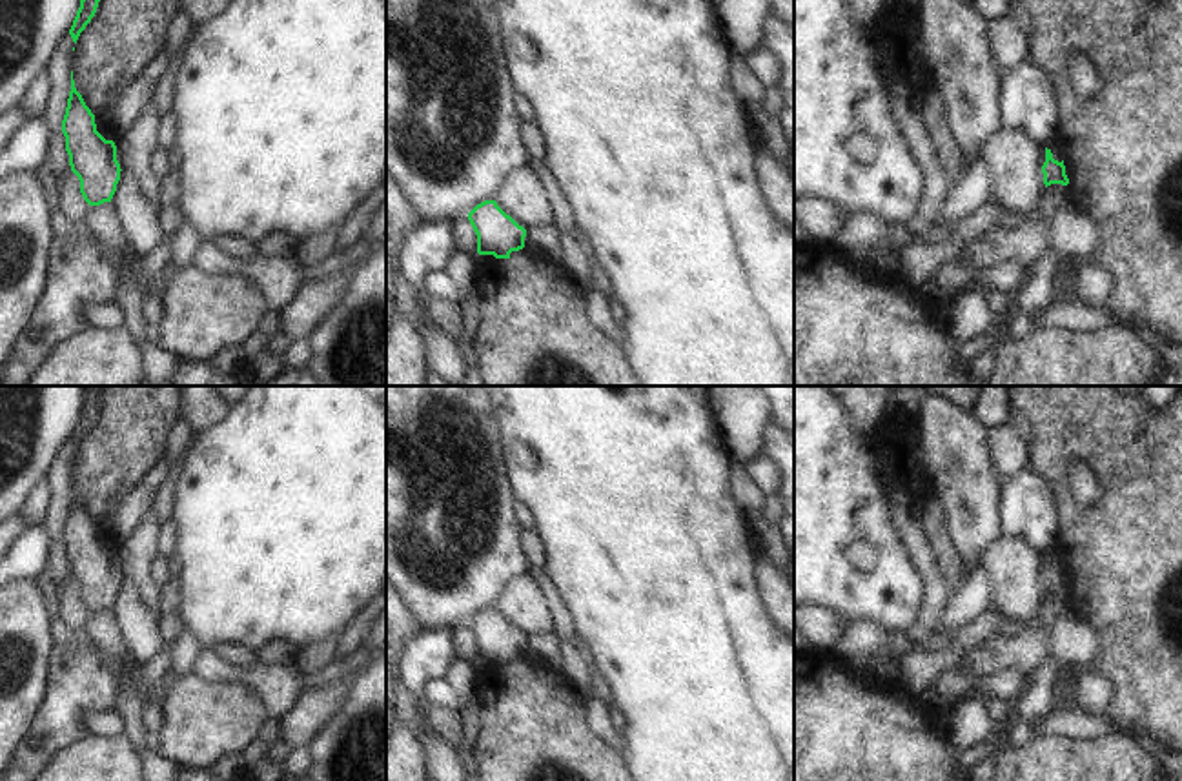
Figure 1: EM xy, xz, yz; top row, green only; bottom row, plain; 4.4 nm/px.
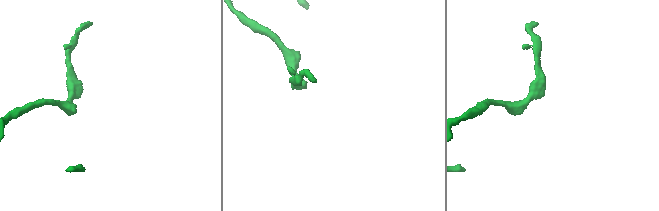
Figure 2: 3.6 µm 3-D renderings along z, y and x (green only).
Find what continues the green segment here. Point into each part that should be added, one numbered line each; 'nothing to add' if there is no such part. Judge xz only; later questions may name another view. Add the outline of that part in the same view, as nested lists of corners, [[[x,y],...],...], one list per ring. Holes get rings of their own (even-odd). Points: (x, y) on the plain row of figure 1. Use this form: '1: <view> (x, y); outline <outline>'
nothing to add

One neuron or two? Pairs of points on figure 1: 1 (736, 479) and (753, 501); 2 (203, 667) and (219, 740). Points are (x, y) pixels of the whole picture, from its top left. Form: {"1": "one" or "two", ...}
{"1": "one", "2": "two"}

